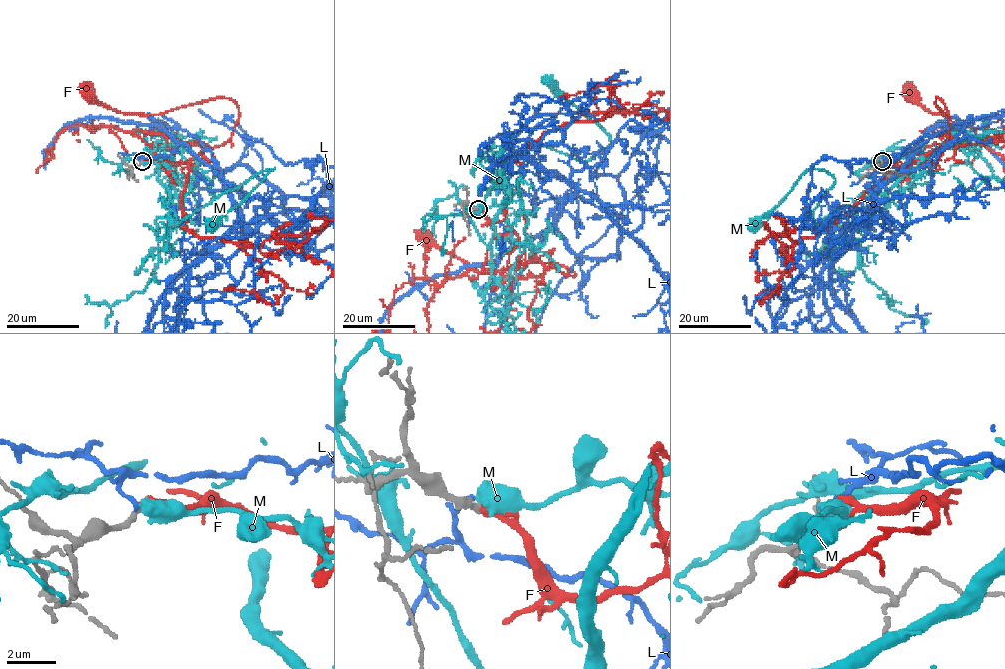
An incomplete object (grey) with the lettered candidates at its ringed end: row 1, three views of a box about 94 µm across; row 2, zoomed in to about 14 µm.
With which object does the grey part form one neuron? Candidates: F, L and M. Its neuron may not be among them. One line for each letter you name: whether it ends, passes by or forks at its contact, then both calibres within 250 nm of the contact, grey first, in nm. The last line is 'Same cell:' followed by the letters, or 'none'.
F: it ends | 320/360 nm
Same cell: F

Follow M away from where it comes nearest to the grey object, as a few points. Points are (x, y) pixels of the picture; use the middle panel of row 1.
M: (478, 208), (521, 200), (482, 165), (494, 145), (534, 140), (586, 162), (610, 143), (549, 82)

